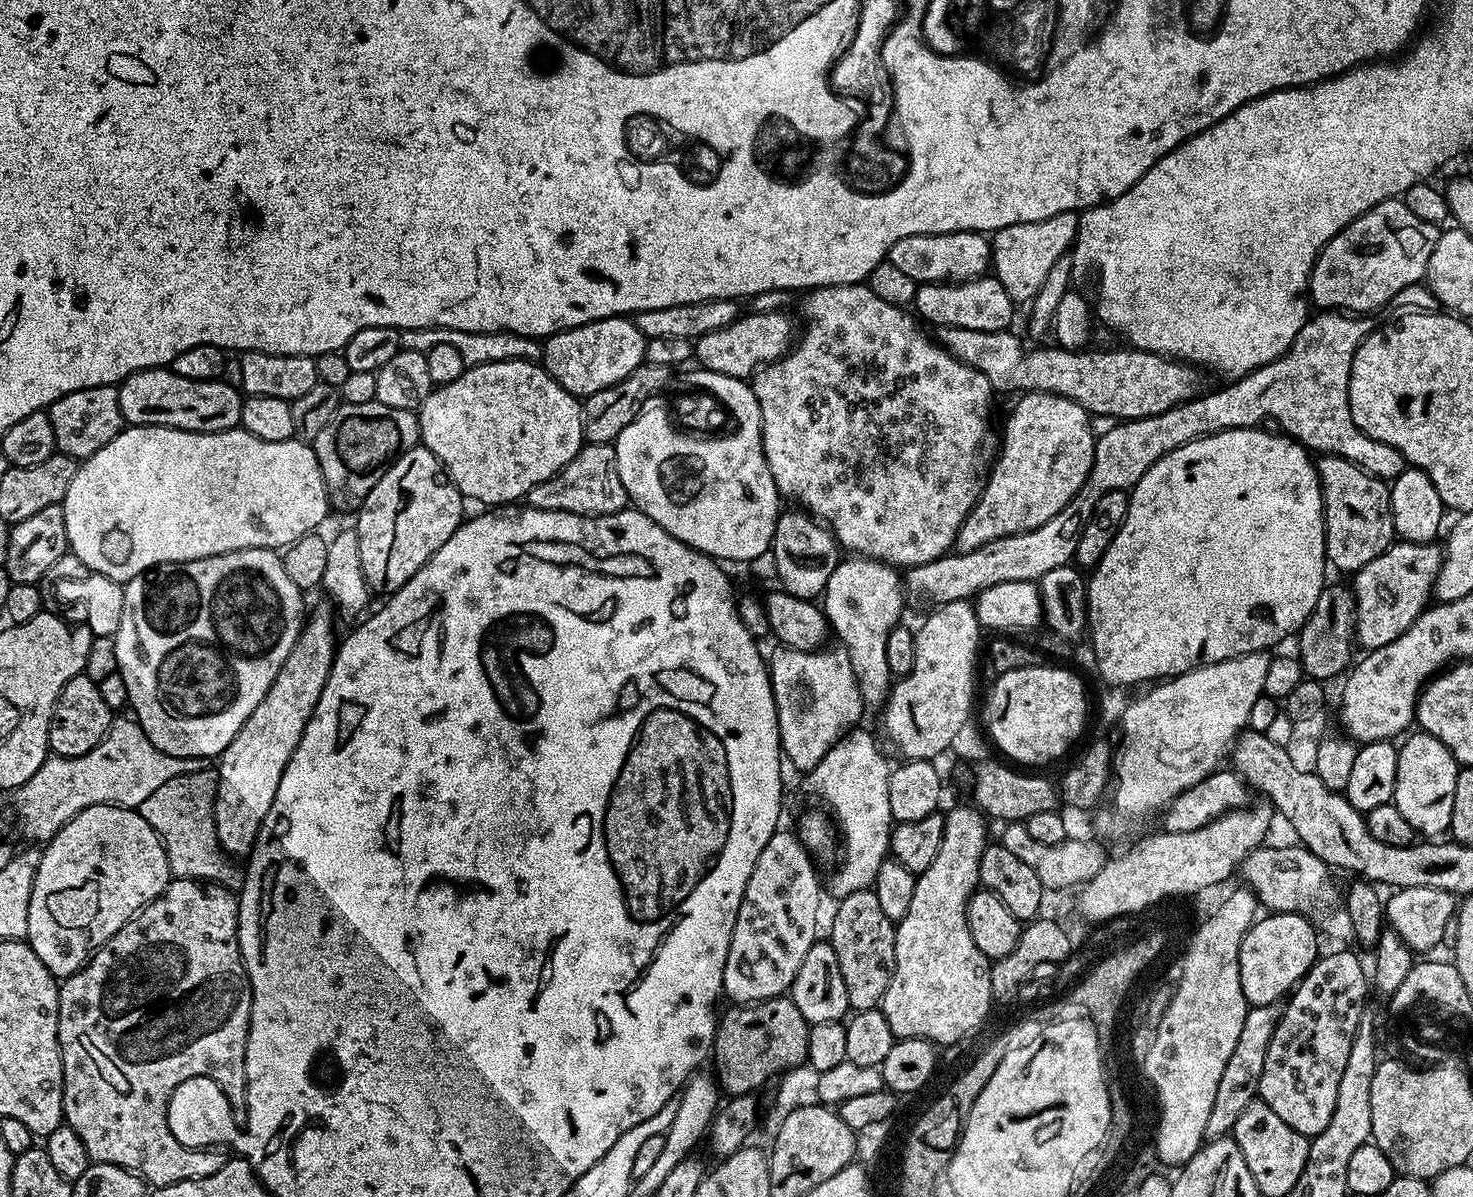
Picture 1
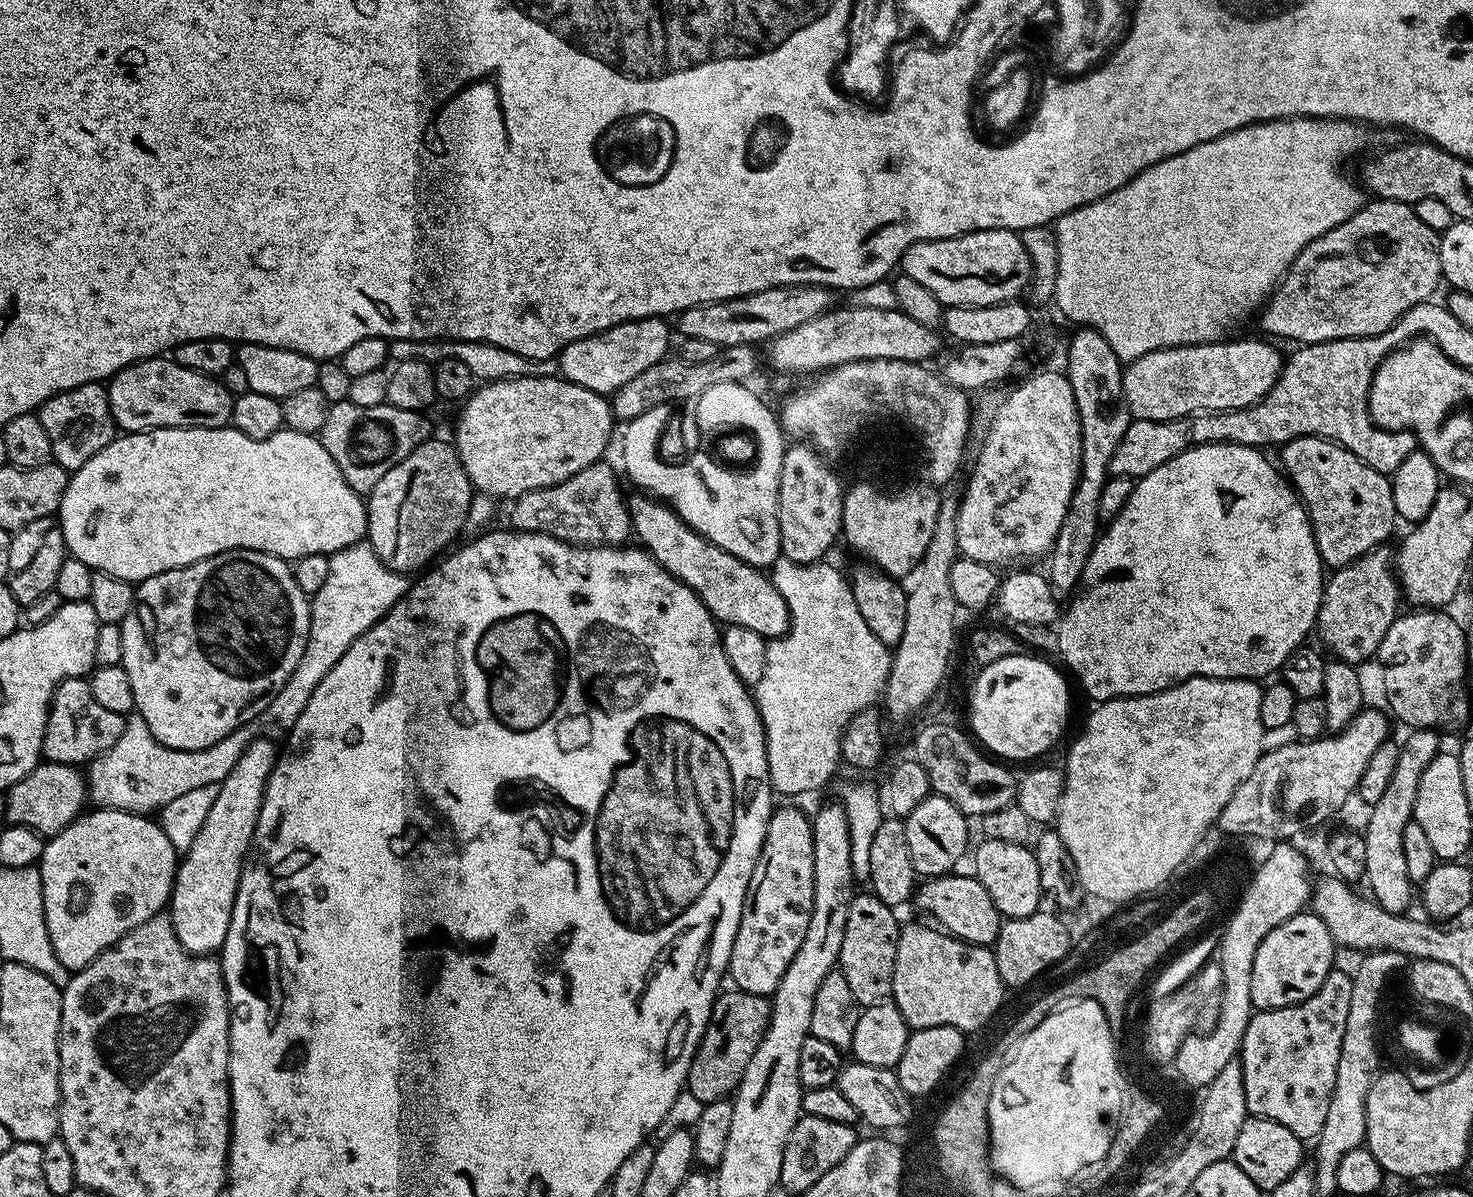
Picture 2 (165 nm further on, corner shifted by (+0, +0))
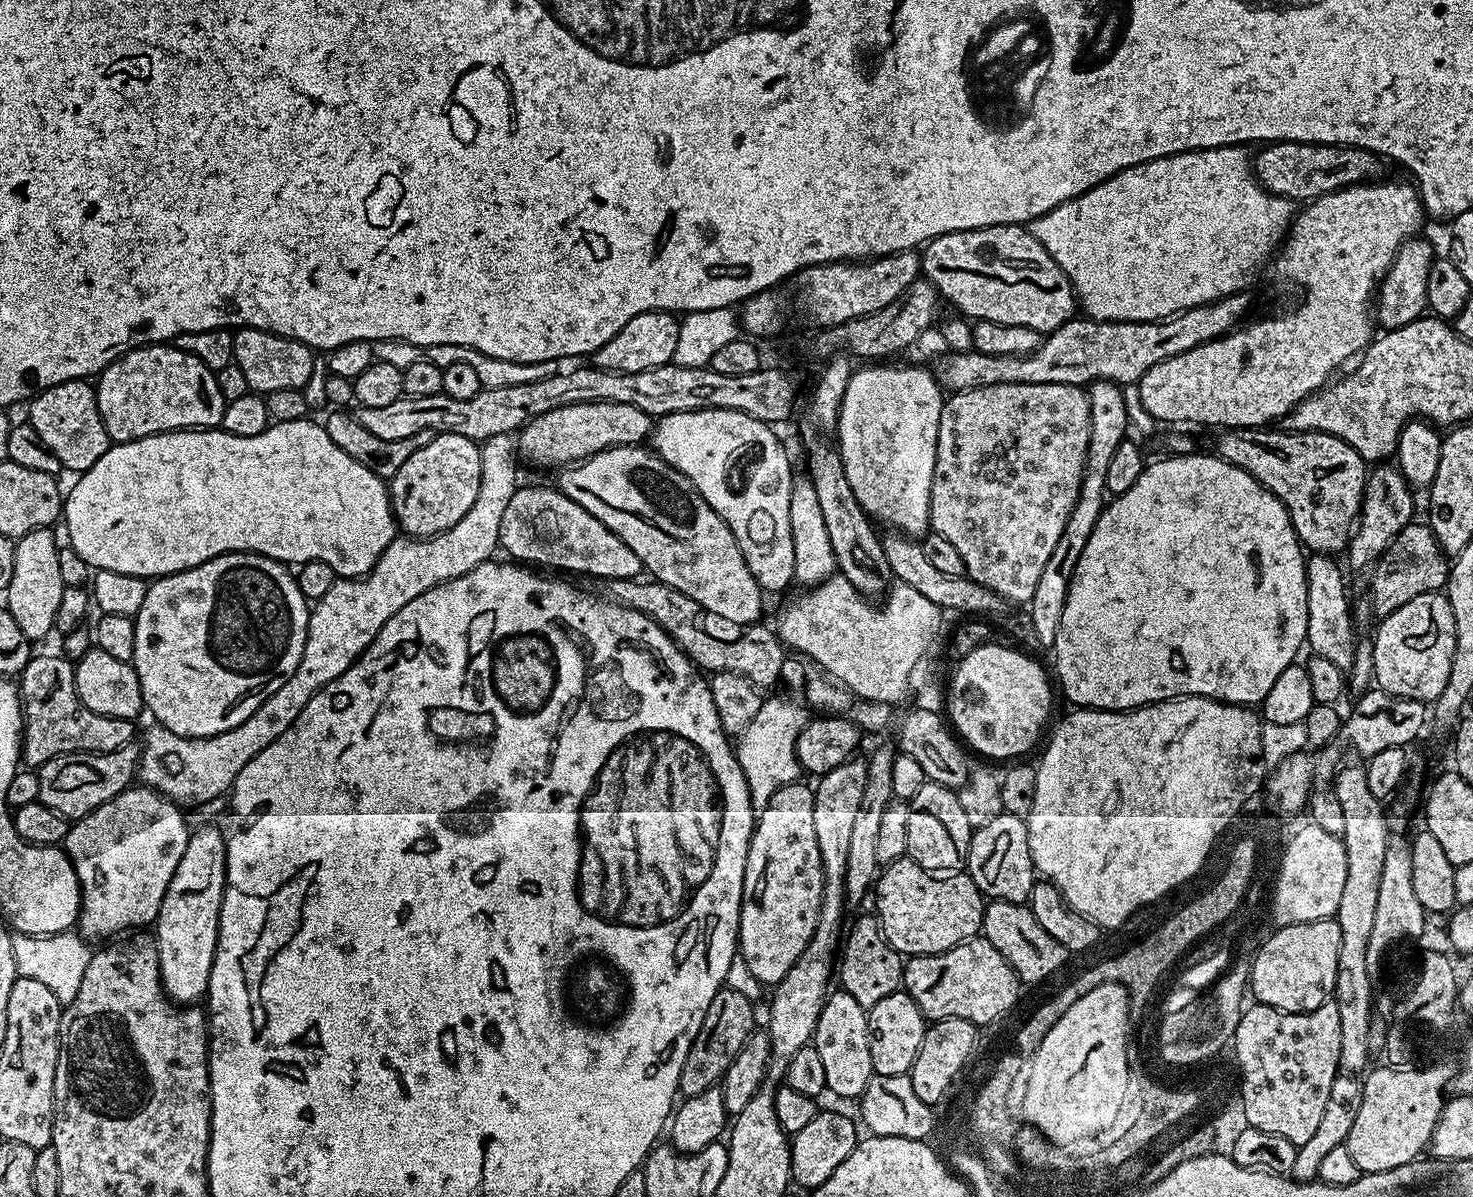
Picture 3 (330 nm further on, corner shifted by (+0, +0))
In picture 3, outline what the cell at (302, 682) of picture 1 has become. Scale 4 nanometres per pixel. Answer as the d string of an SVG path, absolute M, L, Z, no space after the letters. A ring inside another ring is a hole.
M209 822L203 827L197 827L195 831L189 835L186 842L186 850L182 854L182 862L178 862L178 870L174 870L174 878L170 878L170 886L166 886L166 894L162 898L162 906L158 910L154 921L154 943L156 945L156 953L158 954L158 962L160 963L160 985L164 988L164 995L169 1000L180 1006L192 1006L197 1003L196 1000L205 995L208 990L208 979L212 973L212 963L216 957L216 943L220 940L220 911L222 910L222 898L224 897L224 887L226 886L226 850L228 849L228 841L225 833L220 833L215 828L215 823Z

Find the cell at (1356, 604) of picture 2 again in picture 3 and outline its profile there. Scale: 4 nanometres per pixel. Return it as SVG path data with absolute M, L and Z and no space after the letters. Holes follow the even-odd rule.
M1427 523L1407 524L1371 569L1372 581L1368 584L1366 597L1371 615L1376 618L1386 617L1398 610L1398 606L1406 606L1410 598L1418 598L1418 594L1441 591L1448 583L1449 571L1449 557Z

